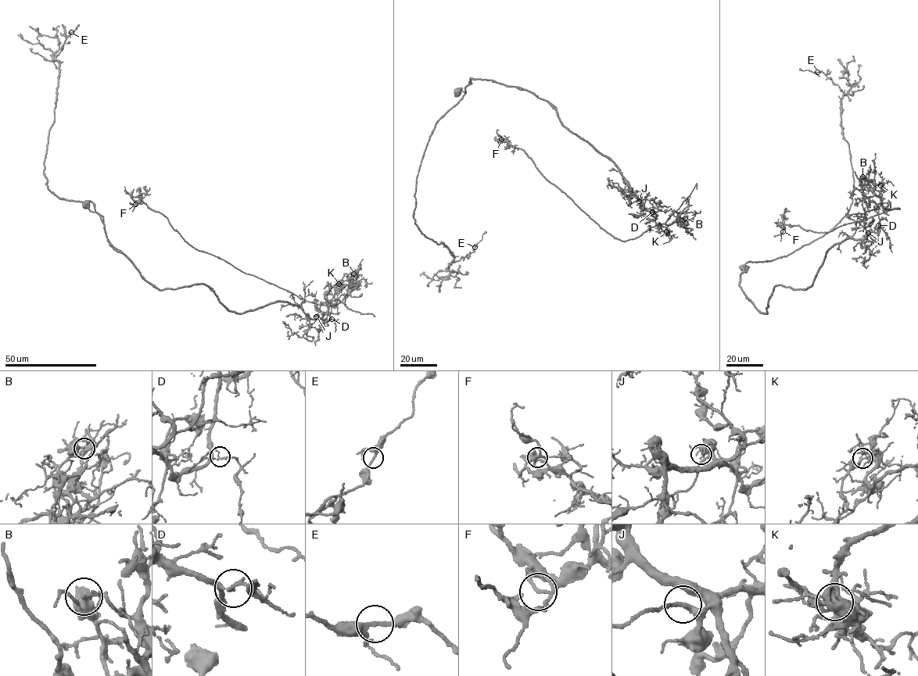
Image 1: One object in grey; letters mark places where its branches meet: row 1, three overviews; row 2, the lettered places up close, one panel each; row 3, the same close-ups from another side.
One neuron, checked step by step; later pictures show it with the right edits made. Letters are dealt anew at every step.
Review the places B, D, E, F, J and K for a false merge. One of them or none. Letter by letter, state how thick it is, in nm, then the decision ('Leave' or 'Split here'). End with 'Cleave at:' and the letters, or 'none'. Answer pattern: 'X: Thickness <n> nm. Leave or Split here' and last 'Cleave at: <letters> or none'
B: Thickness 280 nm. Leave
D: Thickness 150 nm. Leave
E: Thickness 200 nm. Leave
F: Thickness 120 nm. Leave
J: Thickness 130 nm. Leave
K: Thickness 140 nm. Split here
Cleave at: K

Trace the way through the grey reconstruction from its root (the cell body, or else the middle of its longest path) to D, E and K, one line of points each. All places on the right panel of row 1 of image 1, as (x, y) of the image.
D: (744, 268), (739, 286), (766, 313), (775, 287), (805, 289), (831, 247), (850, 238), (863, 239), (878, 225)
E: (744, 268), (822, 237), (851, 205), (844, 92), (817, 72)
K: (744, 268), (739, 286), (766, 313), (775, 287), (805, 289), (831, 247), (876, 232), (880, 186)

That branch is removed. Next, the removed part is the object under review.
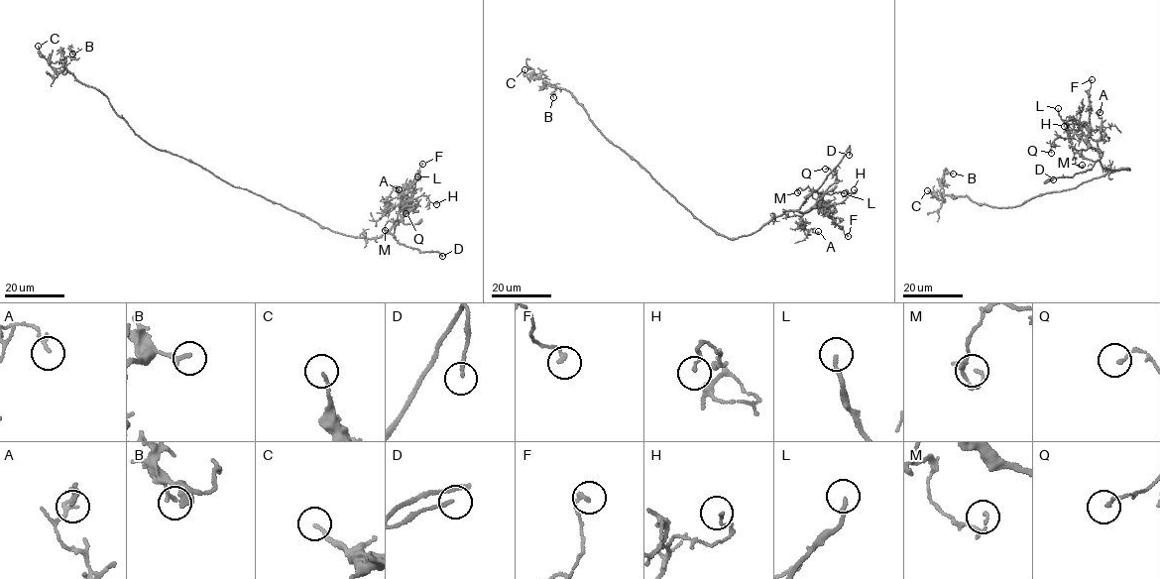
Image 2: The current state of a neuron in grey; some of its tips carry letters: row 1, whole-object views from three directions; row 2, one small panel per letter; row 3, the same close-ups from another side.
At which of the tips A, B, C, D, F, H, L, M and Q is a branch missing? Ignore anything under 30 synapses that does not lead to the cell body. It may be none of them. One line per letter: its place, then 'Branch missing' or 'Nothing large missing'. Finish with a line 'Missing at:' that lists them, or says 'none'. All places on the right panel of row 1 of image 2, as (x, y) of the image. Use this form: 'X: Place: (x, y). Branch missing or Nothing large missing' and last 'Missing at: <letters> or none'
A: Place: (1100, 112). Nothing large missing
B: Place: (953, 173). Nothing large missing
C: Place: (927, 190). Nothing large missing
D: Place: (1053, 179). Branch missing
F: Place: (1092, 79). Nothing large missing
H: Place: (1064, 126). Nothing large missing
L: Place: (1058, 108). Nothing large missing
M: Place: (1082, 165). Nothing large missing
Q: Place: (1051, 153). Nothing large missing
Missing at: D

